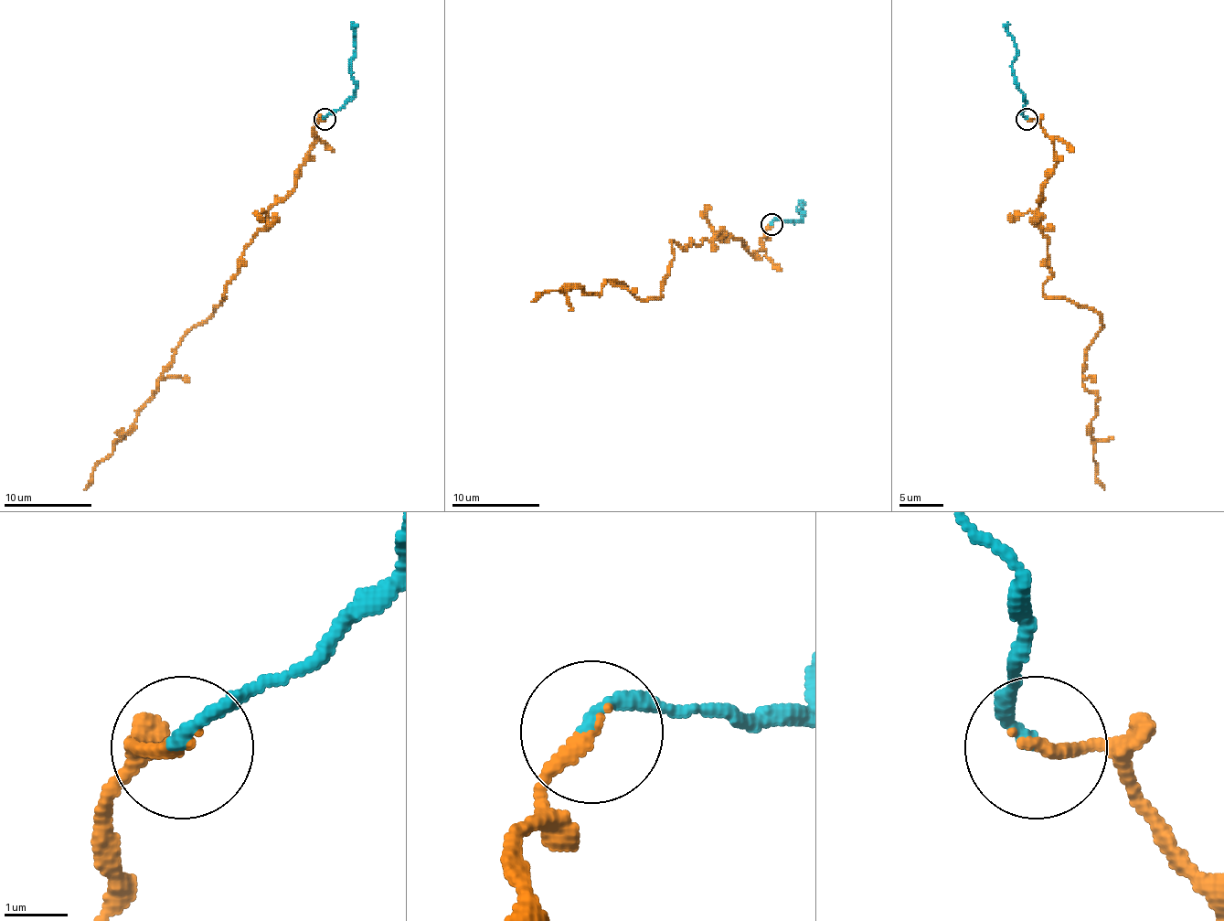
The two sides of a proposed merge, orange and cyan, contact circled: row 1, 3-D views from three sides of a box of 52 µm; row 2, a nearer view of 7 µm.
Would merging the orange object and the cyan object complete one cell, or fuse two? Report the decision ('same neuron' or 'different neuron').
same neuron

